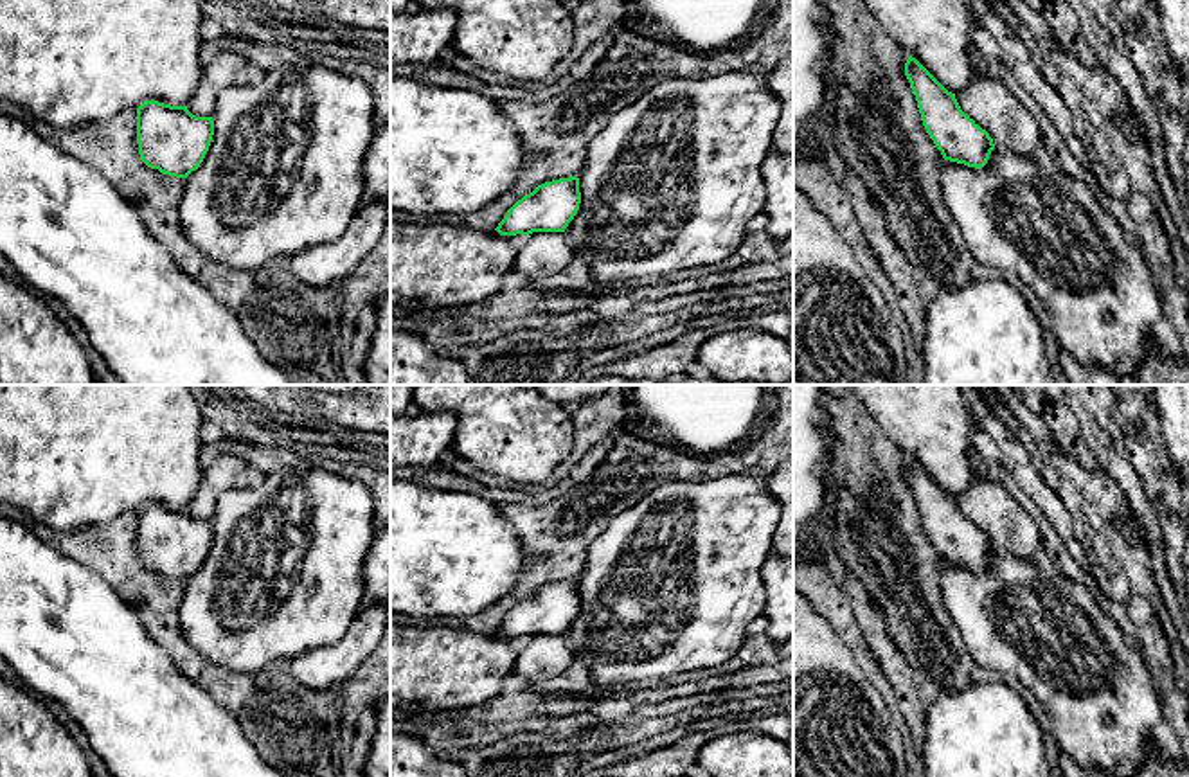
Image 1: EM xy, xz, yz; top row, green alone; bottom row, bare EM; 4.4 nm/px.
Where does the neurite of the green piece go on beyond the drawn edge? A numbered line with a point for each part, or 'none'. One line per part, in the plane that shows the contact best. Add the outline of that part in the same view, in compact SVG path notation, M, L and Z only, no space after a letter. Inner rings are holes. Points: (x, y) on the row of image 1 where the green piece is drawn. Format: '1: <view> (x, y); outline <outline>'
1: xy (285, 169); outline M308 59L299 67L281 65L257 85L219 92L214 135L196 171L185 178L180 225L210 261L241 272L255 272L275 257L326 245L342 236L363 201L363 156L376 130L376 97L360 76L347 76Z

